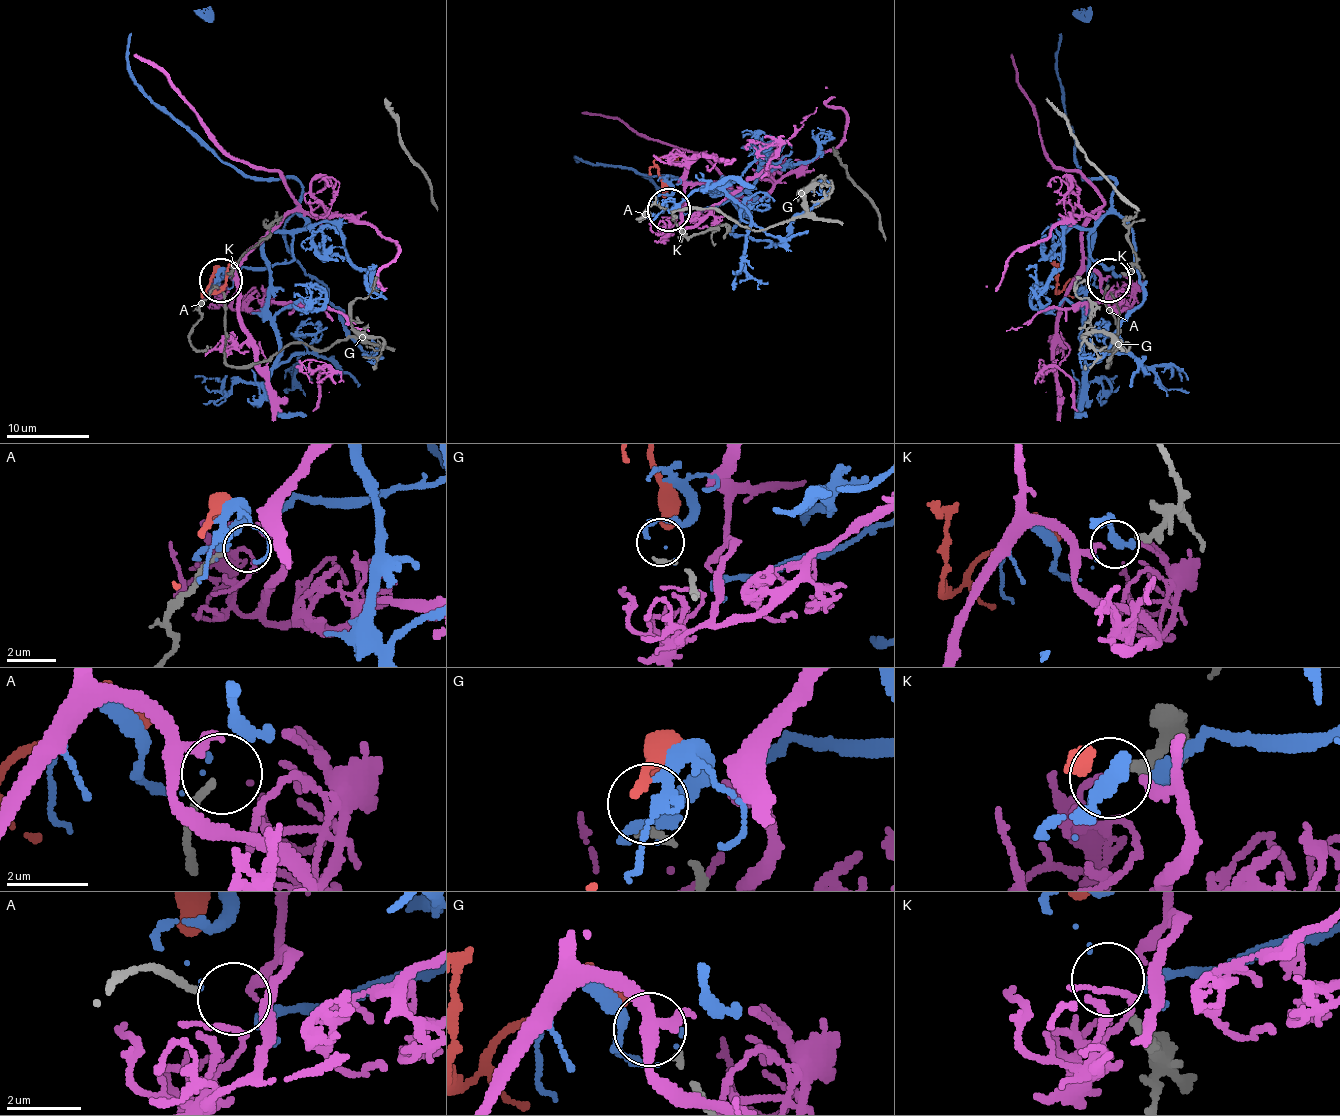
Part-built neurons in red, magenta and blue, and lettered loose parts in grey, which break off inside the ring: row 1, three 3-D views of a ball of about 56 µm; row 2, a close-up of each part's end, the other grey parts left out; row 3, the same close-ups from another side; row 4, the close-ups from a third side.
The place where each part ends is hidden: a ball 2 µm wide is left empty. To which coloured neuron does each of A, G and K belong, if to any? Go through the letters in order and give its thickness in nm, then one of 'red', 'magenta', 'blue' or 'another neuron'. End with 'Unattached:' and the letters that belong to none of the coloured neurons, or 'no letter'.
A: 170 nm thick; magenta
G: 170 nm thick; red
K: 240 nm thick; another neuron
Unattached: K

